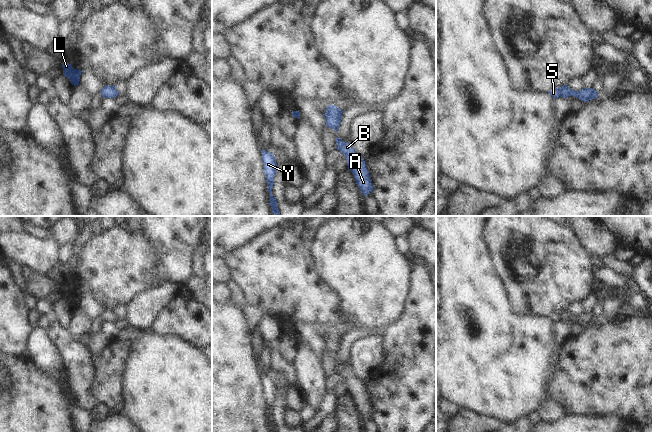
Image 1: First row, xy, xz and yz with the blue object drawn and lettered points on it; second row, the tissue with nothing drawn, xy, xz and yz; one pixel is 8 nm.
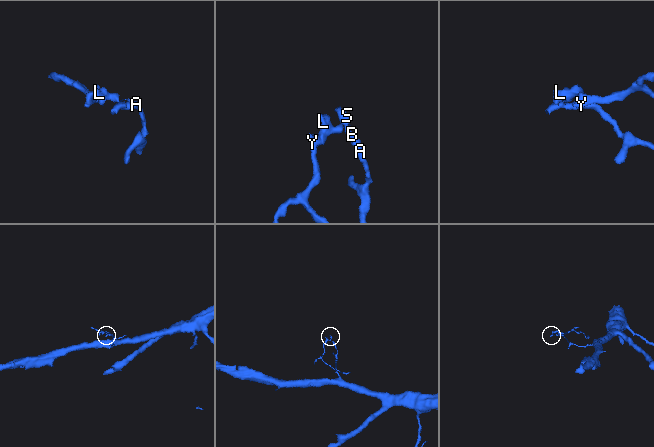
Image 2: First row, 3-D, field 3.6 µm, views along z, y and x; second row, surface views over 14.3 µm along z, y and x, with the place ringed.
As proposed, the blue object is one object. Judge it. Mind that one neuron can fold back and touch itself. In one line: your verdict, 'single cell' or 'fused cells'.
fused cells

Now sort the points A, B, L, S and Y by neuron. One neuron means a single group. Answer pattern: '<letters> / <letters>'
A B S / L Y

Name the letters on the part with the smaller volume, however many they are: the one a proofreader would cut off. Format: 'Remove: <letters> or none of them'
Remove: L, Y

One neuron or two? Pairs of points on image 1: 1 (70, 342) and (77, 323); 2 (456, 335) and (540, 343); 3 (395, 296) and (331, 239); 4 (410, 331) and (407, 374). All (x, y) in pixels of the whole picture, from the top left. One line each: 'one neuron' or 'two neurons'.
1: two neurons
2: one neuron
3: one neuron
4: one neuron

